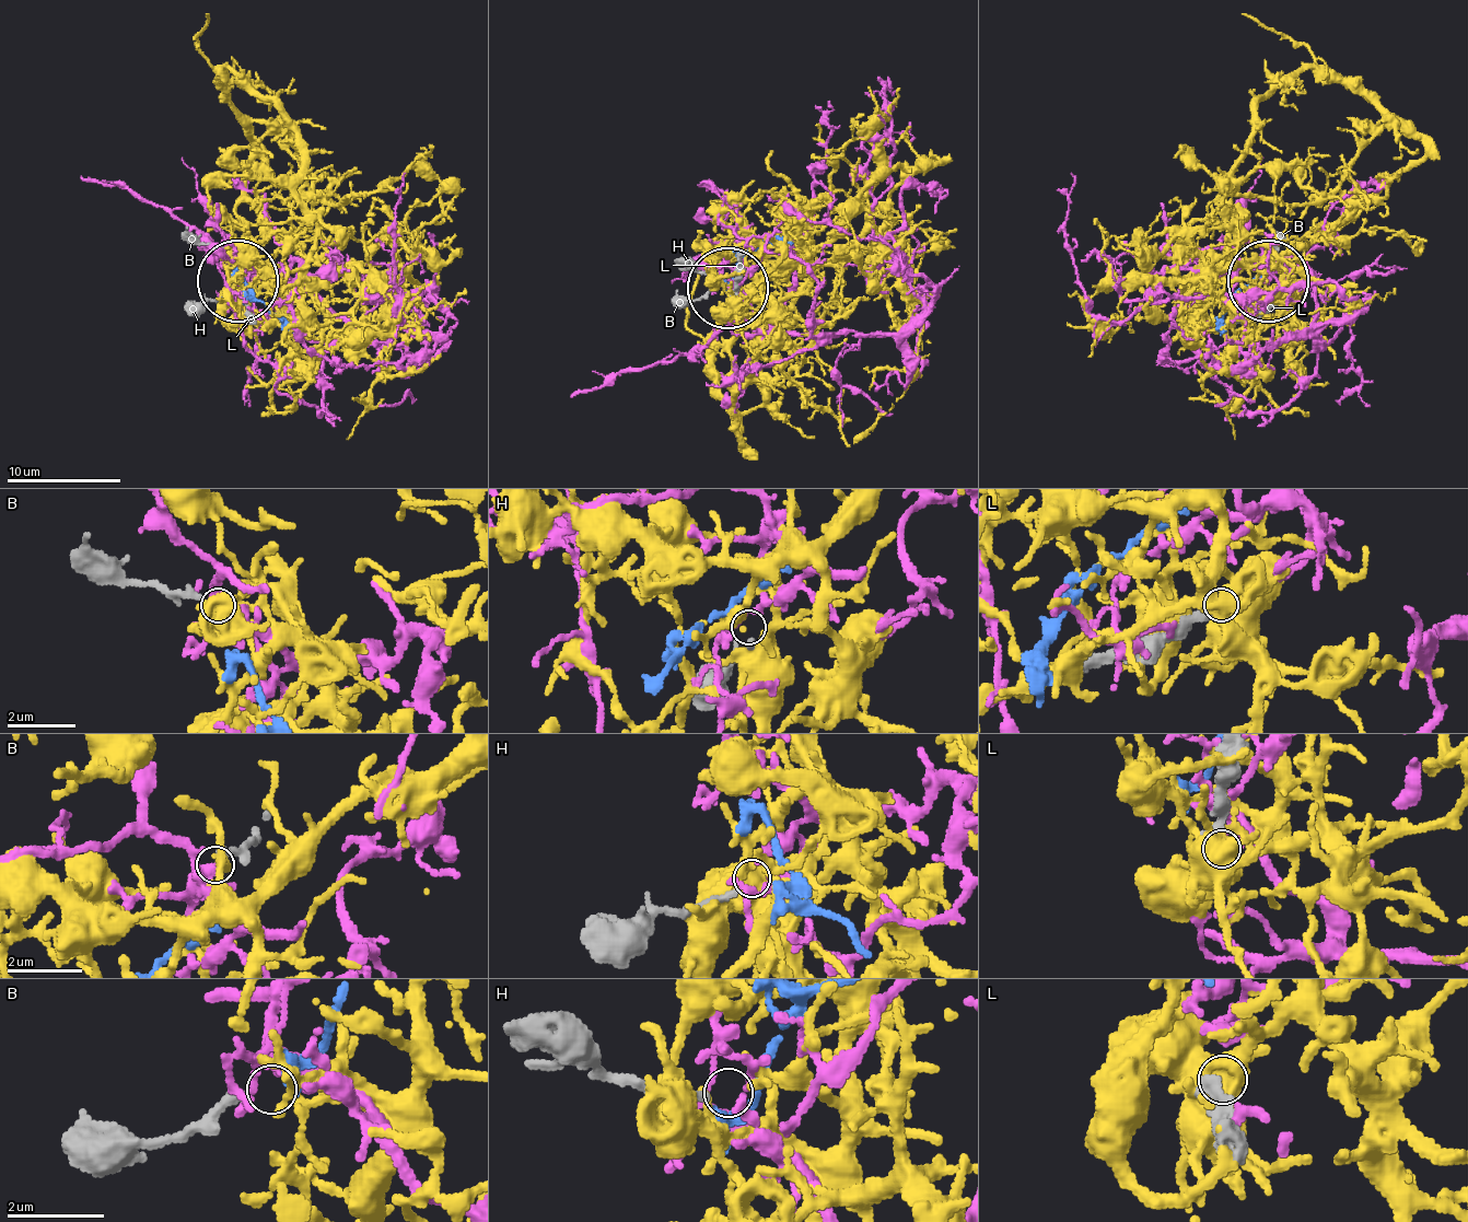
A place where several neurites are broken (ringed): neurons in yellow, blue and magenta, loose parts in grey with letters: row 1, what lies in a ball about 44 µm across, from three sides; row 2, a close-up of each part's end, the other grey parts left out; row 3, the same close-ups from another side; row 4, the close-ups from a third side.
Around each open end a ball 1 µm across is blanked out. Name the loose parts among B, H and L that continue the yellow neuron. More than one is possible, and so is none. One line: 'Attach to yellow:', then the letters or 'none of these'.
Attach to yellow: none of these

